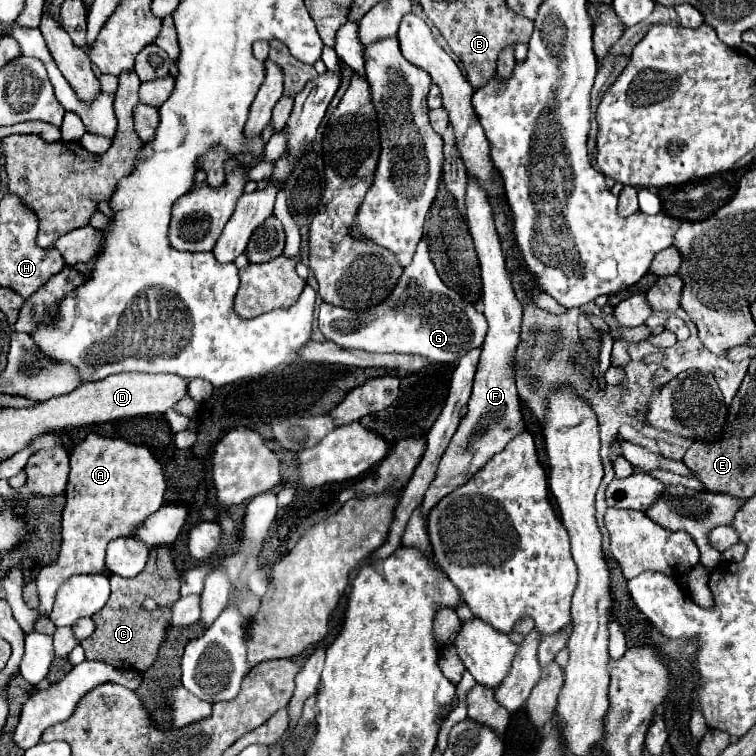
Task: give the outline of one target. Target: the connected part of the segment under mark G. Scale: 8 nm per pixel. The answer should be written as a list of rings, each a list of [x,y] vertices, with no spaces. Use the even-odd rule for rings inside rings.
[[[422,236],[422,240],[416,246],[416,254],[410,262],[410,266],[404,268],[404,274],[400,278],[400,282],[396,284],[396,288],[392,290],[392,294],[388,296],[386,302],[378,304],[376,308],[370,308],[366,312],[350,312],[332,304],[322,302],[320,304],[320,312],[318,312],[318,328],[320,332],[336,342],[338,346],[344,348],[362,348],[368,352],[398,352],[398,354],[418,354],[424,356],[432,362],[444,362],[444,364],[452,364],[458,362],[458,358],[462,358],[466,352],[480,348],[484,338],[486,338],[486,330],[488,324],[484,322],[484,314],[478,312],[474,308],[474,304],[466,302],[458,292],[450,290],[438,276],[432,260],[430,260],[430,238]]]

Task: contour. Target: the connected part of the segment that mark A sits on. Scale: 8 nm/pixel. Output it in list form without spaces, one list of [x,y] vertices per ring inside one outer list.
[[[88,434],[70,452],[70,478],[66,486],[66,506],[62,512],[62,546],[58,560],[42,568],[36,578],[40,592],[40,616],[52,612],[58,588],[76,574],[96,574],[104,570],[104,550],[118,536],[132,536],[132,530],[150,518],[162,504],[166,478],[160,462],[146,446],[136,446],[120,438]]]

